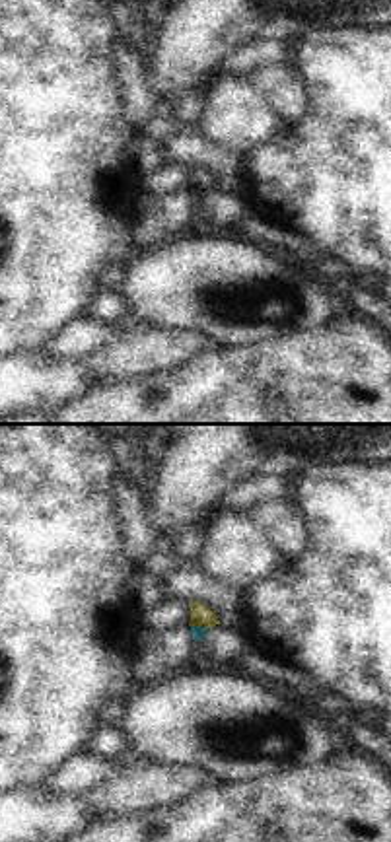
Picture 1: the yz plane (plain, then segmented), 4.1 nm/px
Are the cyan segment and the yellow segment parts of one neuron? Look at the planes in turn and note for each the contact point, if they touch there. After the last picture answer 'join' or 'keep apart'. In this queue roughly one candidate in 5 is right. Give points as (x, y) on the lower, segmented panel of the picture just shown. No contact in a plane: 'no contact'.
meets cyan at (199, 627)

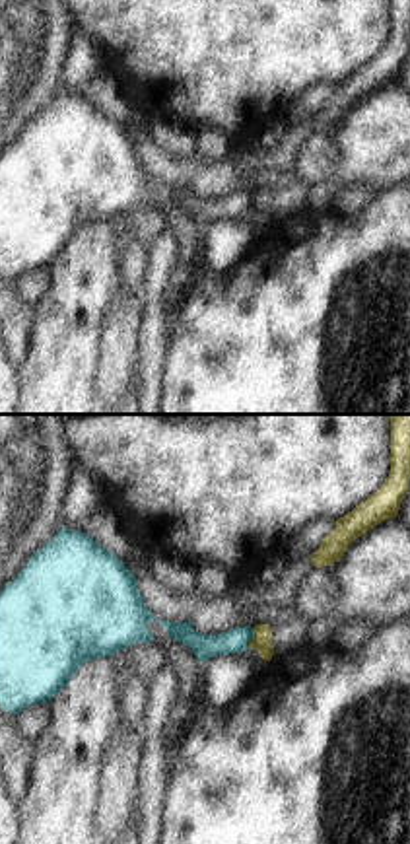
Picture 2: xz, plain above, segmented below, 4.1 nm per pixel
meets cyan at (251, 638)

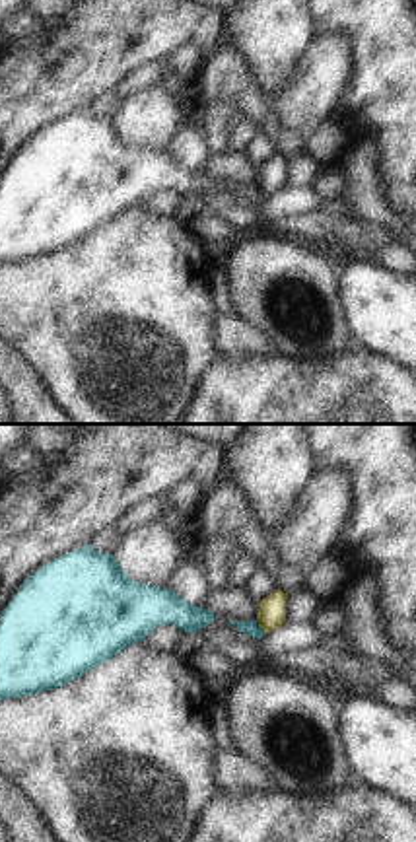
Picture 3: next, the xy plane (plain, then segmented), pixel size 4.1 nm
meets cyan at (259, 627)

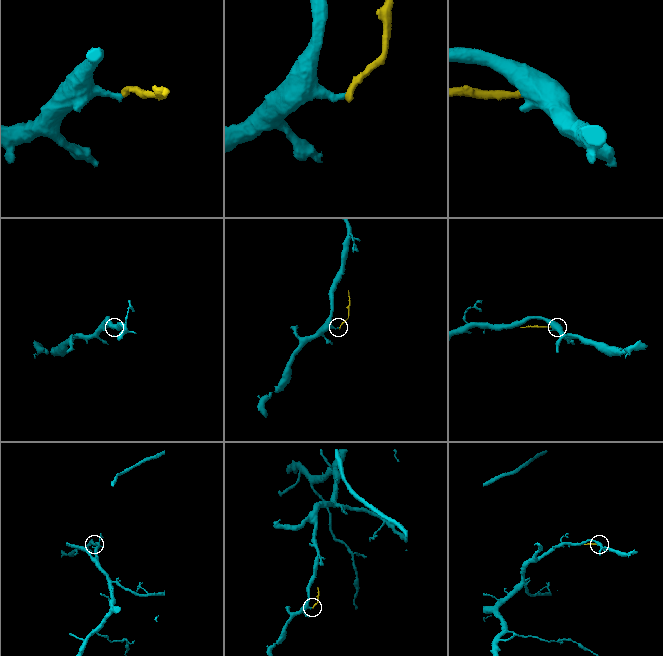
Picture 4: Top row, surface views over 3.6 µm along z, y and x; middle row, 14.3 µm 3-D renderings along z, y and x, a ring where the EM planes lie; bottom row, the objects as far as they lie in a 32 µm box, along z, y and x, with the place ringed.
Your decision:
keep apart

